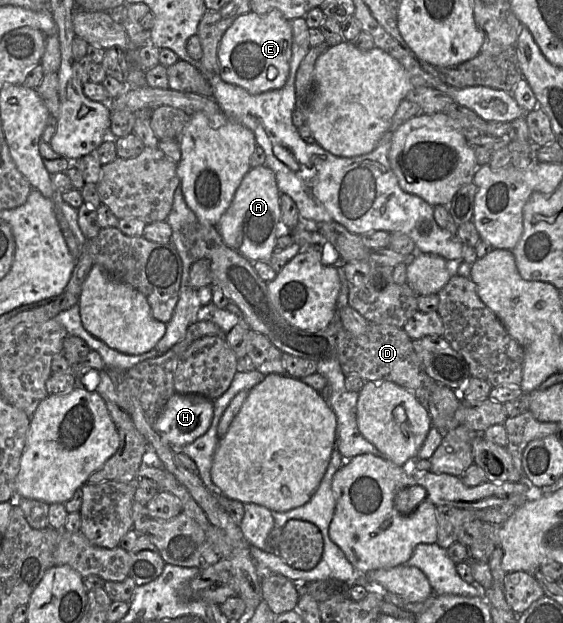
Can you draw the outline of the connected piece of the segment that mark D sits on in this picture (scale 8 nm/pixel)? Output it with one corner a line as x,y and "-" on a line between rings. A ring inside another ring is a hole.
196,220
183,224
181,234
194,262
200,259
210,262
212,284
219,286
225,296
239,307
251,330
266,336
282,353
316,362
337,358
346,377
356,374
364,381
391,381
410,391
428,410
429,397
436,381
426,372
413,347
413,340
403,328
369,322
368,330
355,336
344,328
339,320
339,311
336,311
333,320
325,328
319,331
301,330
280,315
271,301
267,283
258,276
253,262
229,248
217,226

